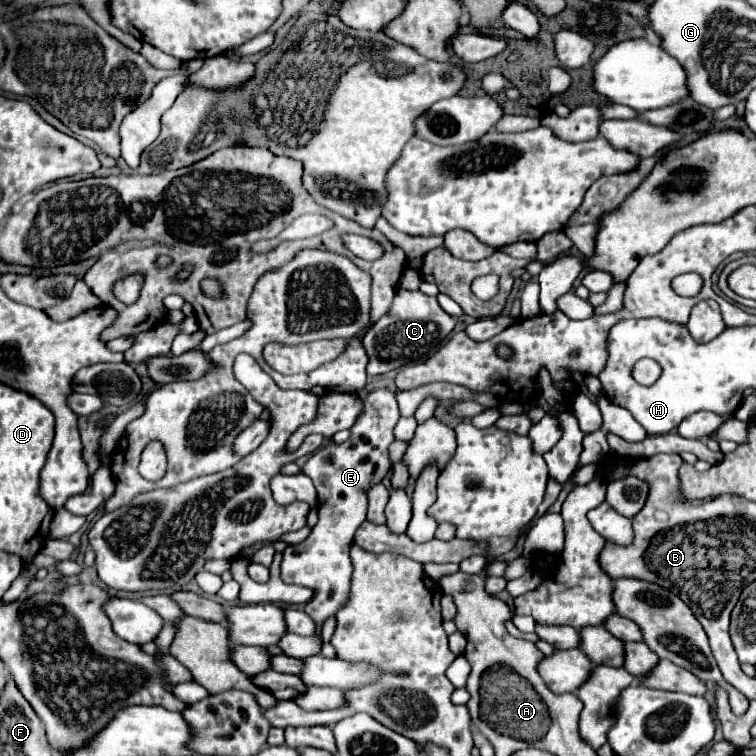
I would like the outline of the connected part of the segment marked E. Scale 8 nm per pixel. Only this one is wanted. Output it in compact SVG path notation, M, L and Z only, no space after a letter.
M387 388L371 390L363 398L363 412L351 428L351 438L343 444L325 444L303 466L303 472L313 480L319 494L319 522L305 542L287 546L281 562L281 578L287 584L295 582L297 586L307 586L317 592L313 594L313 600L305 604L305 612L313 616L313 620L317 620L315 636L321 636L323 622L327 618L333 618L337 610L345 608L345 600L349 600L349 550L355 530L361 526L361 522L365 522L369 490L375 484L383 482L383 478L391 470L387 448L395 440L393 428L399 418L401 414L395 392Z

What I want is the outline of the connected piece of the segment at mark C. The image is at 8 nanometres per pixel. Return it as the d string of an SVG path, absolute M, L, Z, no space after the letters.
M399 290L391 310L379 322L375 322L363 338L363 346L367 348L367 356L369 356L367 374L369 376L385 374L395 368L401 368L407 362L419 360L421 356L435 350L435 346L447 338L453 326L455 326L455 318L449 316L443 308L439 308L437 298L427 296L421 290L415 292Z

